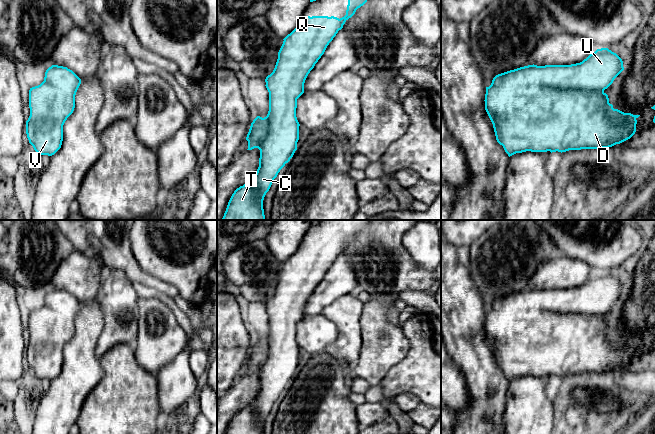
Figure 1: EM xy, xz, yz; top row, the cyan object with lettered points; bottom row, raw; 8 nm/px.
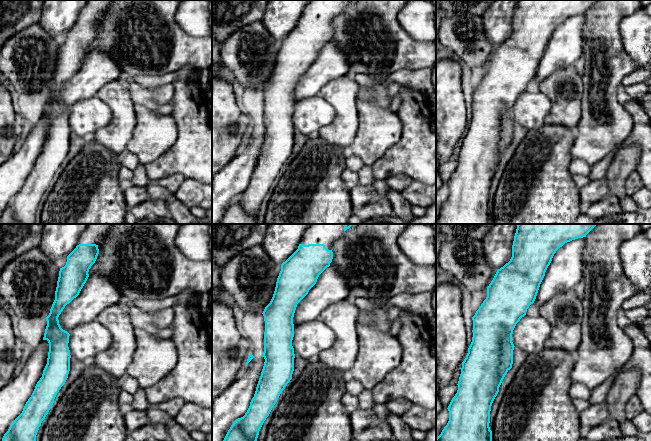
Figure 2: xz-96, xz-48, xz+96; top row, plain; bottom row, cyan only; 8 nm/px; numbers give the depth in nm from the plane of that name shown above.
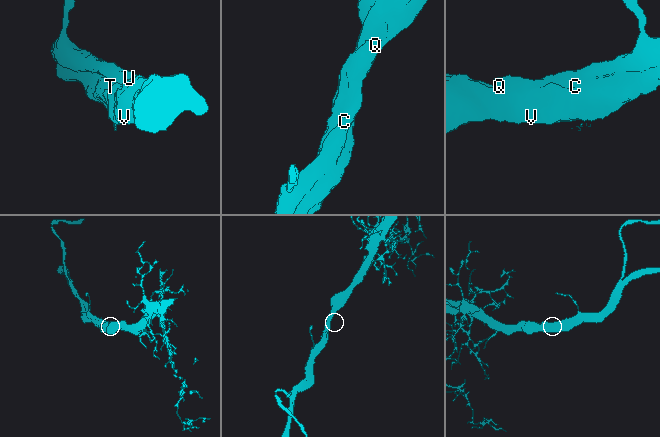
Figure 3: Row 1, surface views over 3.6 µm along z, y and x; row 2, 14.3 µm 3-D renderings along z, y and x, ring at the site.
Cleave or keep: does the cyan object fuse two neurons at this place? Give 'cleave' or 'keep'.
keep

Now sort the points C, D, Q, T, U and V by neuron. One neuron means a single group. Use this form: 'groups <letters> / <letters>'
groups C D Q T U V

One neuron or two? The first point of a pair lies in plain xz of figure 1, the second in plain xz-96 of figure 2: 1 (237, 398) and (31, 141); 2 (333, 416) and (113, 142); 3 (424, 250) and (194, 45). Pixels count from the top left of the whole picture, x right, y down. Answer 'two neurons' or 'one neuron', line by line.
1: one neuron
2: two neurons
3: two neurons

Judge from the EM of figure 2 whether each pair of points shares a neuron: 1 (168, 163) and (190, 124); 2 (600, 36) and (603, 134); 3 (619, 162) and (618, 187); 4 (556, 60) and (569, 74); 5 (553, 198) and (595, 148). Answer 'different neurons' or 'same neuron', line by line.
1: same neuron
2: same neuron
3: same neuron
4: different neurons
5: different neurons

